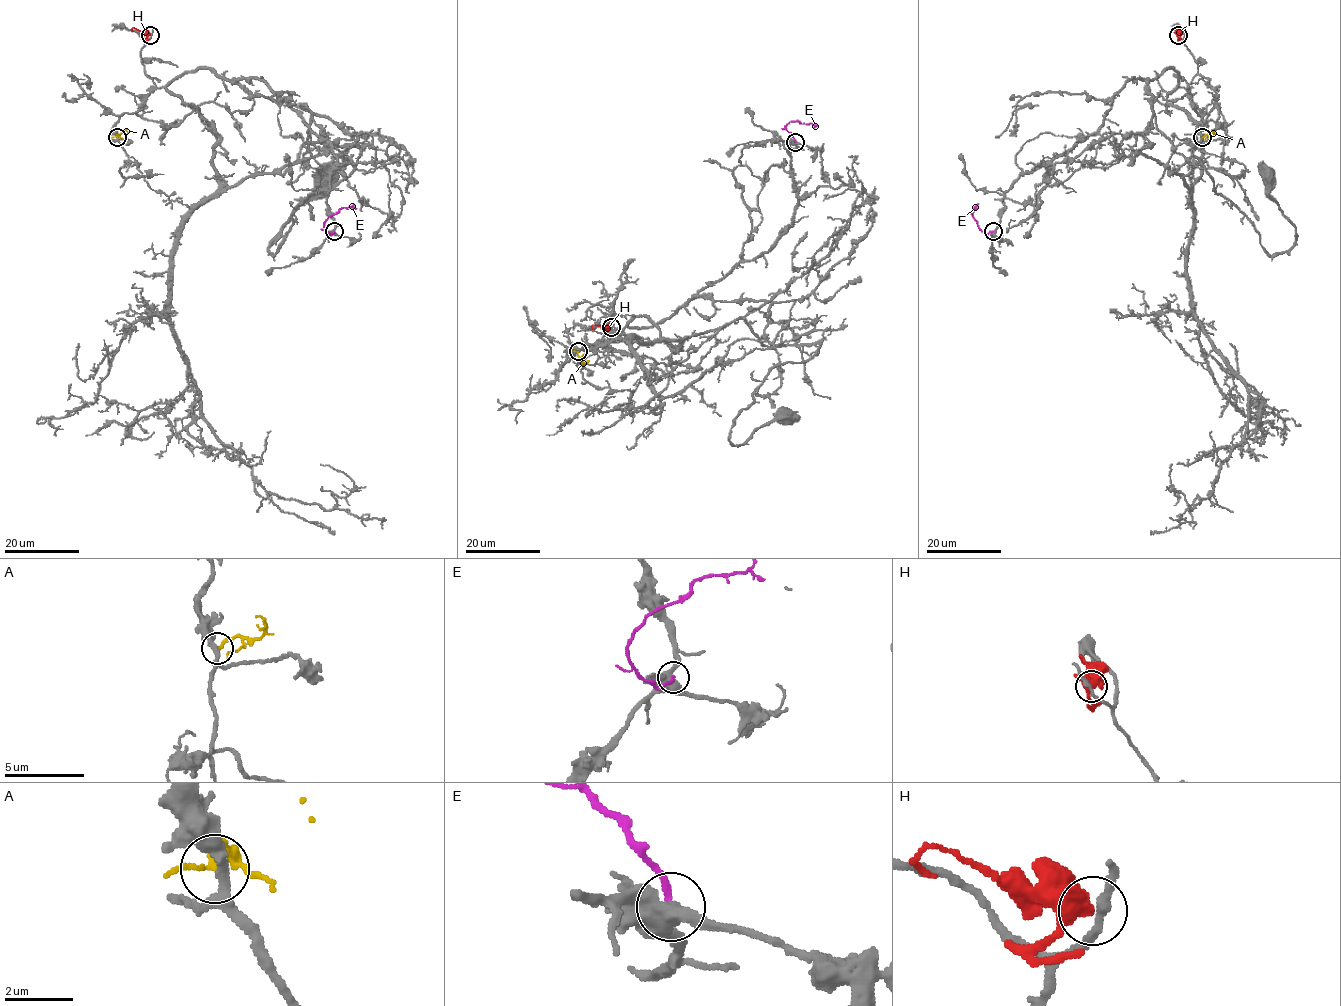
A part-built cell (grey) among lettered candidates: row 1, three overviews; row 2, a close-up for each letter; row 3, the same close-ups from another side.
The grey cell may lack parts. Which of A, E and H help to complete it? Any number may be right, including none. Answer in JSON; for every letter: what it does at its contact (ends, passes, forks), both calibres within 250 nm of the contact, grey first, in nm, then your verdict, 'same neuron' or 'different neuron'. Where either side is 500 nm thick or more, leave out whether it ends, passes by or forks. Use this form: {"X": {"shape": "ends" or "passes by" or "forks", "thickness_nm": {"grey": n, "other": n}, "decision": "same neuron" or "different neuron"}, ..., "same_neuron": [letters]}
{"A": {"shape": "passes by", "thickness_nm": {"grey": 280, "other": 160}, "decision": "different neuron"}, "E": {"shape": "ends", "thickness_nm": {"grey": 480, "other": 200}, "decision": "different neuron"}, "H": {"shape": "passes by", "thickness_nm": {"grey": 240, "other": 460}, "decision": "different neuron"}, "same_neuron": []}

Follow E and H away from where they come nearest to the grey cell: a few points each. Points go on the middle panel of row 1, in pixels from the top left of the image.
E: (795, 142), (785, 127), (790, 121), (817, 125)
H: (611, 327), (594, 325), (594, 329)

